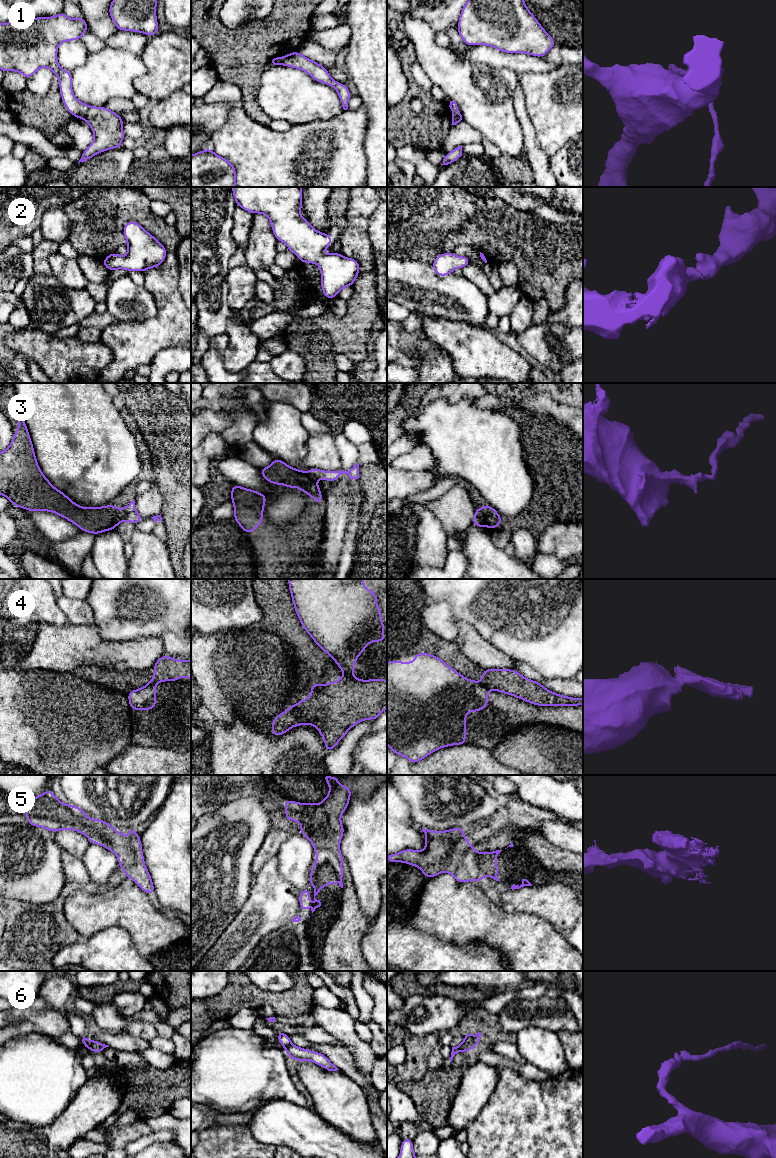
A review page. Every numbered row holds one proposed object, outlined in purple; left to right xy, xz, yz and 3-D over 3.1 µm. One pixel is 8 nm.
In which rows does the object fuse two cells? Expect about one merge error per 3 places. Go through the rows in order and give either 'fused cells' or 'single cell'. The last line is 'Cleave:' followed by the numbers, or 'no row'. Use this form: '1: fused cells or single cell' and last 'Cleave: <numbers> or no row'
1: fused cells
2: single cell
3: fused cells
4: fused cells
5: single cell
6: fused cells
Cleave: 1, 3, 4, 6

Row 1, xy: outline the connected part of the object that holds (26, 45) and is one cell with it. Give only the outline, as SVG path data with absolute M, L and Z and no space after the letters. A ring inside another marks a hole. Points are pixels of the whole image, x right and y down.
M64 12L52 17L25 18L0 23L0 69L17 71L26 79L42 68L50 68L59 77L59 88L63 104L76 118L84 119L90 106L76 99L72 91L72 73L62 69L57 60L58 46L66 41L81 40L83 33L90 31L84 18L71 19Z

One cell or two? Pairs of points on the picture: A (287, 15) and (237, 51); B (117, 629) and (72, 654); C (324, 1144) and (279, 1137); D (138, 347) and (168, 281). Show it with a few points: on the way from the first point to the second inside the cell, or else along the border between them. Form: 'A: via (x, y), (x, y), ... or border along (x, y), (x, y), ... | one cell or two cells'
A: via (281, 29), (267, 43), (259, 44), (251, 49) | one cell
B: border along (95, 624), (98, 633), (104, 639), (125, 641) | two cells
C: via (313, 1138), (290, 1137) | one cell
D: via (154, 331), (168, 317), (168, 297) | one cell

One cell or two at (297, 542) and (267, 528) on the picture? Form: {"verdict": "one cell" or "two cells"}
{"verdict": "one cell"}

